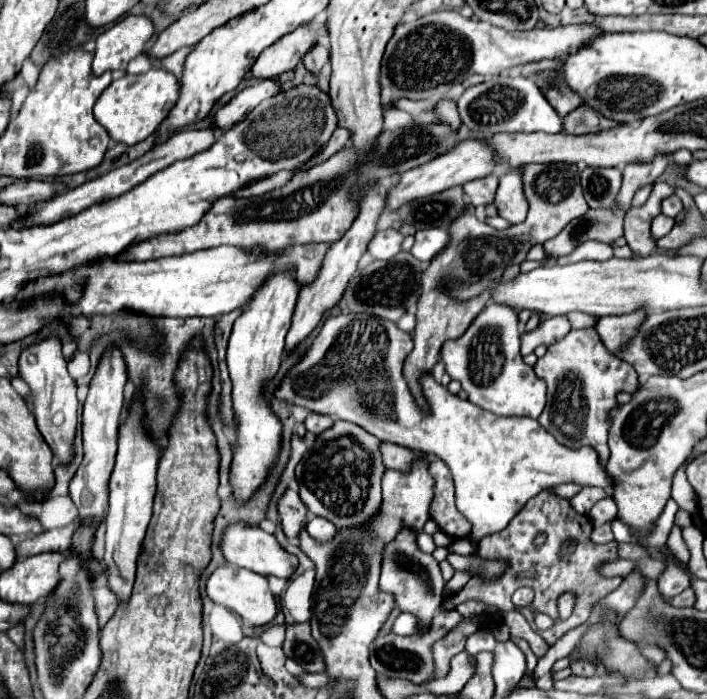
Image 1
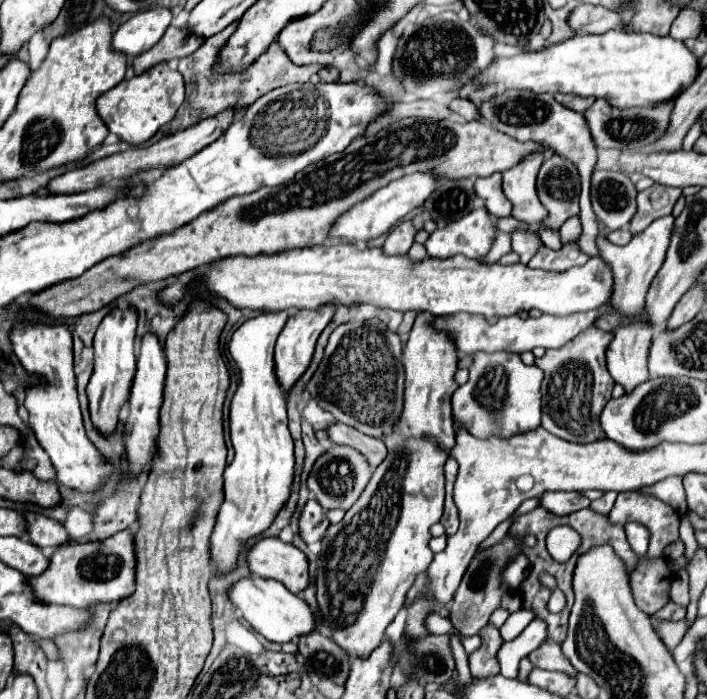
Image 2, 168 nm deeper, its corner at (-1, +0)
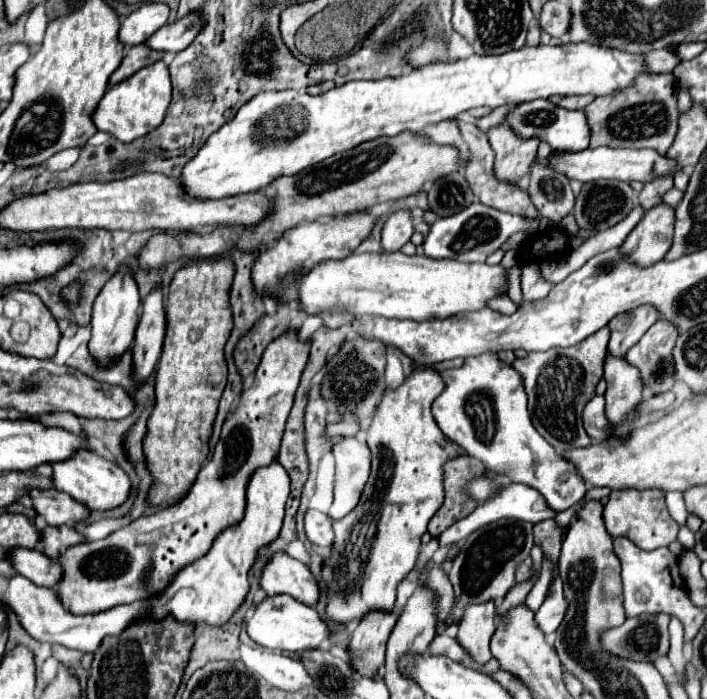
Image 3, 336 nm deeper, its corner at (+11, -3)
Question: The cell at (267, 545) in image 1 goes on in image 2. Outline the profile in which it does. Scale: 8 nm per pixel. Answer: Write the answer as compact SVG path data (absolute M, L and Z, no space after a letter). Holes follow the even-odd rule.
M280 538L258 540L246 560L254 576L278 580L294 594L308 586L308 558L294 544L286 544Z

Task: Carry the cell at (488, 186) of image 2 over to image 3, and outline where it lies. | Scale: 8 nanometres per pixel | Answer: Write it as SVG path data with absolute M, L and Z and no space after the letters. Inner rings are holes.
M462 123L462 137L466 139L466 143L470 145L470 163L466 165L466 179L474 191L474 195L480 199L480 203L484 205L490 205L490 207L496 207L500 211L508 211L508 213L516 213L516 215L528 215L528 217L536 217L538 211L528 195L526 189L522 189L520 185L516 183L506 183L506 181L500 181L496 175L494 175L494 151L488 143L488 137L486 133L482 133L476 125L472 123Z

